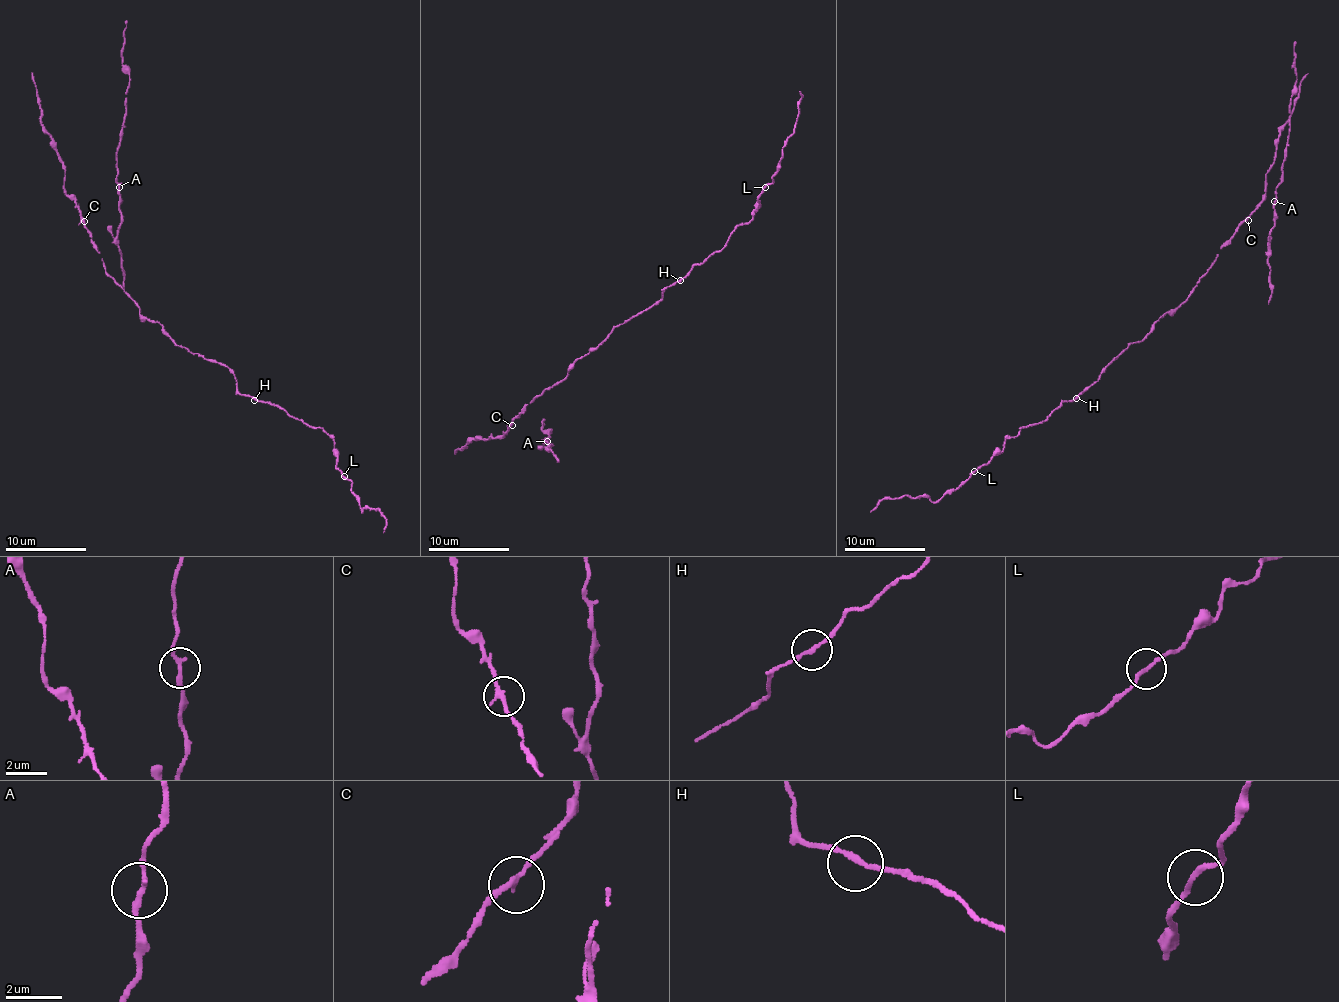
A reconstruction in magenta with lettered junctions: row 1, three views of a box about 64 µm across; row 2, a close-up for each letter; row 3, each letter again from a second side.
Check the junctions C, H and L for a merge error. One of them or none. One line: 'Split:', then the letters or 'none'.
Split: none

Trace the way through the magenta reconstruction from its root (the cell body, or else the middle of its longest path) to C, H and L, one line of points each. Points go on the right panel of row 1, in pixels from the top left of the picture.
C: (1155, 324), (1161, 316), (1182, 304), (1224, 244), (1248, 220)
H: (1155, 324), (1144, 339), (1121, 351), (1076, 398)
L: (1155, 324), (1144, 339), (1121, 351), (1080, 395), (1063, 402), (1046, 420), (1021, 427), (1002, 449), (974, 471)

